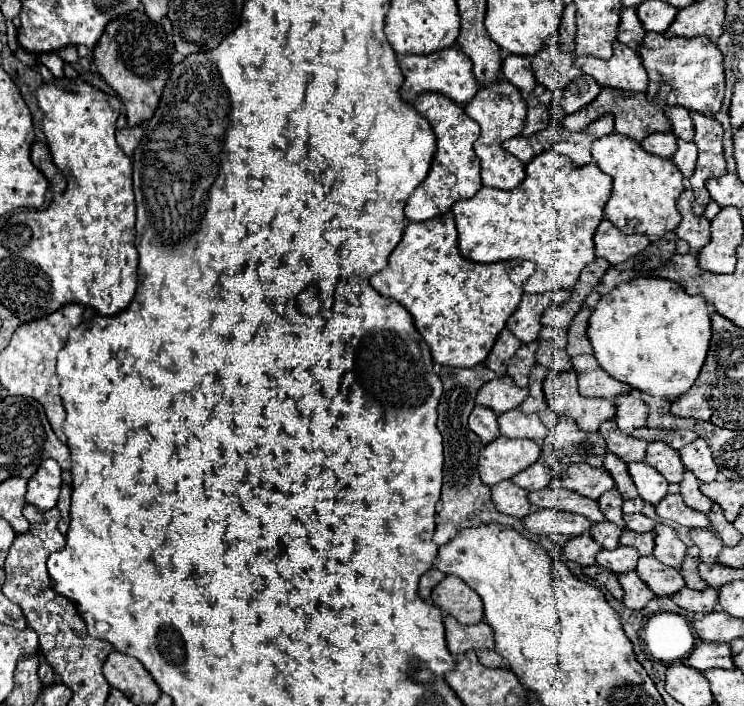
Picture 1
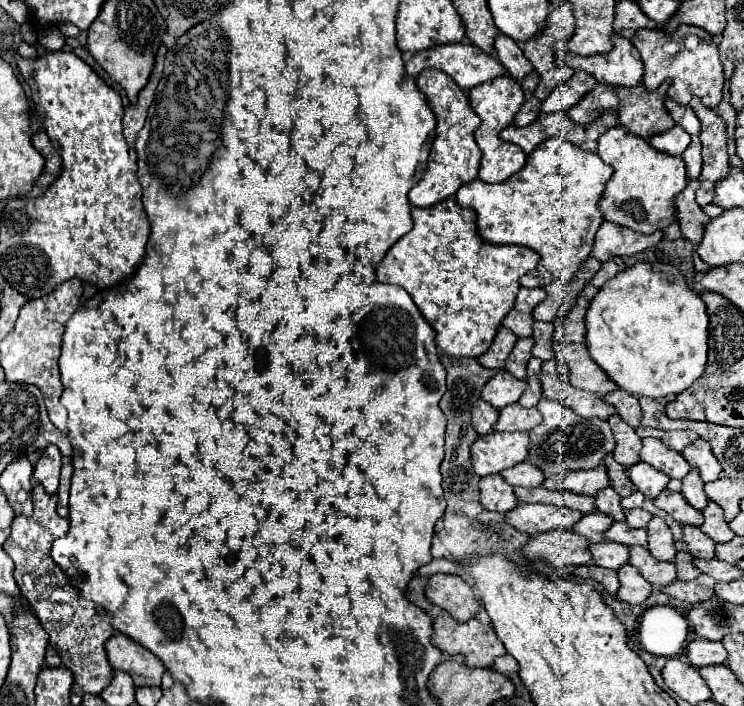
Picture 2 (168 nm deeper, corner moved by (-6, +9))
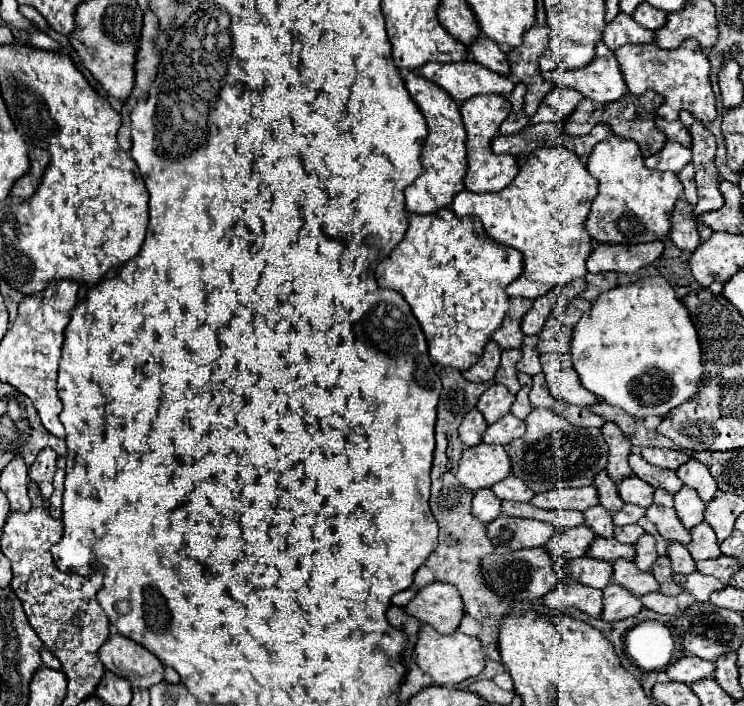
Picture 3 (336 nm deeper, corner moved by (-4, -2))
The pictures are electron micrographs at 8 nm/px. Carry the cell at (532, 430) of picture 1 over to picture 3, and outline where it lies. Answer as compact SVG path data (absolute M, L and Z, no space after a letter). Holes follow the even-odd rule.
M505 415L503 419L499 419L497 423L489 425L485 435L483 435L483 443L495 443L495 445L507 445L515 439L521 439L525 433L525 421L517 419L515 415Z

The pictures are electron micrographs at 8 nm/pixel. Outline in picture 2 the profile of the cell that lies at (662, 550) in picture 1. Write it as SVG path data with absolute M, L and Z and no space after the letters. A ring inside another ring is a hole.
M655 516L649 526L647 526L647 550L651 552L653 558L657 560L673 560L675 556L675 548L673 548L673 536L667 528L667 524Z

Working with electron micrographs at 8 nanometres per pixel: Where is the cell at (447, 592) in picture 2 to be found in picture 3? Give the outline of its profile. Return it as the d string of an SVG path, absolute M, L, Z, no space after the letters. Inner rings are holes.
M441 581L419 589L419 593L407 603L405 611L421 619L423 623L429 623L443 635L451 635L465 615L459 591L455 591L455 587L451 587L449 583Z

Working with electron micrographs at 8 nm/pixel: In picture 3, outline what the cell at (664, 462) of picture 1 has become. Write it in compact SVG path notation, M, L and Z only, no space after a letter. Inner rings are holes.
M631 453L629 455L629 465L631 465L633 473L639 479L647 481L653 487L661 487L661 489L665 489L669 493L677 493L683 487L683 483L679 483L679 477L675 475L675 471L667 471L663 467L655 467L655 465L647 463L639 453Z

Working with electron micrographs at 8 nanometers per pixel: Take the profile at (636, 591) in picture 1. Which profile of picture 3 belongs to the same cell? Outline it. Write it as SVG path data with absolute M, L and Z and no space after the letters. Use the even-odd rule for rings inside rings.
M609 583L603 589L603 615L605 621L619 621L637 615L643 609L643 603L637 595L631 595L627 589L619 587L619 583Z

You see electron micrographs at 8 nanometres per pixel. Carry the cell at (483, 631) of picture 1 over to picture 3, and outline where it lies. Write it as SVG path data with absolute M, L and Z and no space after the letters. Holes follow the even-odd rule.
M423 625L419 633L419 641L415 645L417 653L417 665L431 675L435 685L457 685L469 677L477 677L485 667L485 657L481 653L481 643L475 637L469 637L461 631L455 631L453 635L439 635L433 627Z

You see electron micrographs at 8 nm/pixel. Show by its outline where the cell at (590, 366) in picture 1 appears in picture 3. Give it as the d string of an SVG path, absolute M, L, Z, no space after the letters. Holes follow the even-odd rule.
M547 353L547 355L539 355L539 359L541 359L543 373L547 377L549 389L557 399L571 405L583 405L583 407L593 407L599 401L597 395L591 395L591 391L581 387L579 375L571 365L569 353L565 355Z

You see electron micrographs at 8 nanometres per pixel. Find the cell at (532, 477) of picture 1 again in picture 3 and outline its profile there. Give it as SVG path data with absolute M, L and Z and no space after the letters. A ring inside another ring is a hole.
M515 475L505 477L503 481L495 483L491 489L493 489L493 493L495 493L501 501L503 501L503 499L511 499L511 501L531 501L533 495L535 495L521 479L515 479Z

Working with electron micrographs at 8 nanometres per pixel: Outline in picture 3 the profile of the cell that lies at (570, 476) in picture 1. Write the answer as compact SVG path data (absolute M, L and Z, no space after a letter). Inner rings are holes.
M579 487L579 489L551 489L547 493L539 493L531 499L531 505L541 509L577 509L585 511L591 505L597 505L599 499L595 499L595 487Z

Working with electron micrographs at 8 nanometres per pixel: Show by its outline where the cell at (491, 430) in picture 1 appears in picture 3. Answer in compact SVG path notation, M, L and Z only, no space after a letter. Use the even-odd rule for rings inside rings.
M471 409L471 411L465 415L463 423L459 425L459 439L461 439L467 447L479 445L483 433L485 433L485 429L487 429L487 423L485 423L483 415L481 415L477 409Z

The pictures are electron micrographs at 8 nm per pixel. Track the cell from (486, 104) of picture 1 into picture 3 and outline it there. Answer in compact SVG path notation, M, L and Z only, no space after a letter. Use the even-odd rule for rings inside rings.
M495 93L475 95L461 105L461 117L467 131L467 159L469 159L465 187L473 193L501 191L519 173L519 165L517 165L517 159L513 159L513 155L495 155L491 151L491 139L499 133L499 125L509 115L509 111L511 111L511 103L505 97L495 95Z

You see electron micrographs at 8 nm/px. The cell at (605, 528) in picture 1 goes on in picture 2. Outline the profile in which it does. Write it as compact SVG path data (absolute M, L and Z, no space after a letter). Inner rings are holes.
M591 512L591 514L585 514L571 530L583 538L587 538L589 542L601 542L605 540L603 538L603 532L609 528L609 516L601 516L601 512Z

